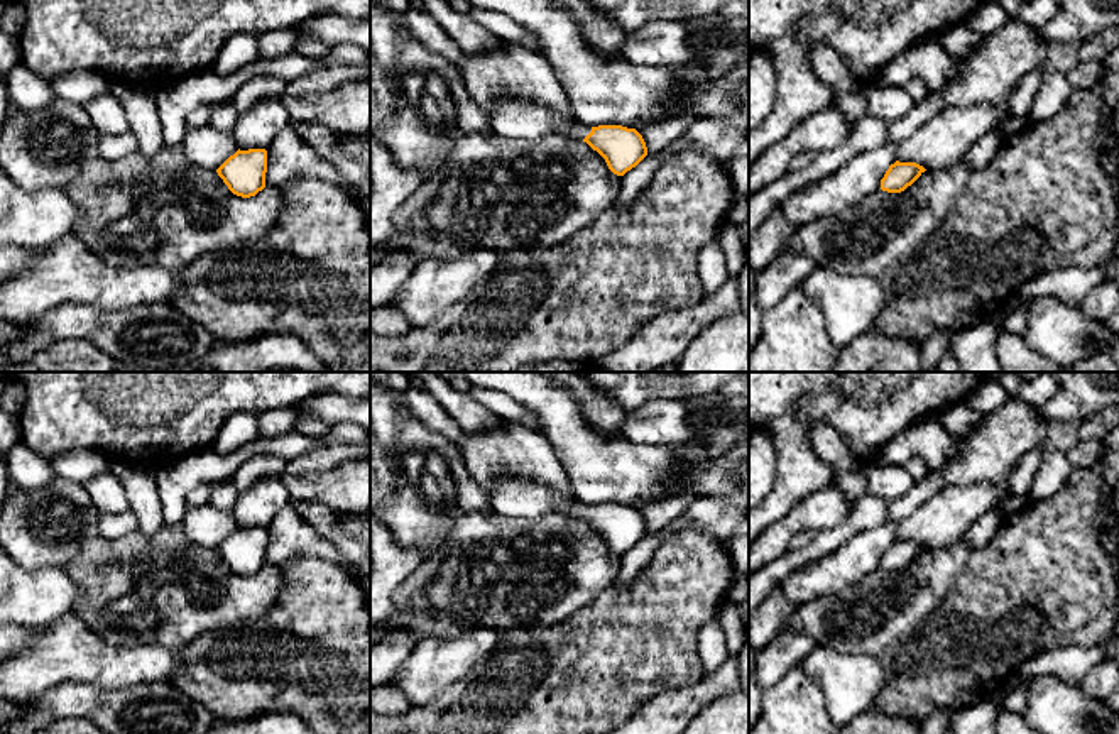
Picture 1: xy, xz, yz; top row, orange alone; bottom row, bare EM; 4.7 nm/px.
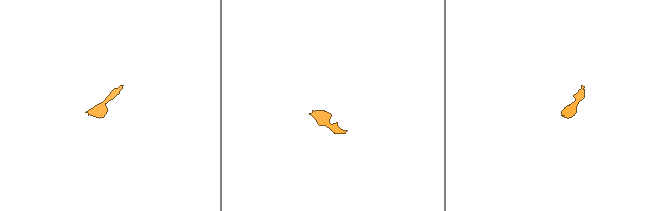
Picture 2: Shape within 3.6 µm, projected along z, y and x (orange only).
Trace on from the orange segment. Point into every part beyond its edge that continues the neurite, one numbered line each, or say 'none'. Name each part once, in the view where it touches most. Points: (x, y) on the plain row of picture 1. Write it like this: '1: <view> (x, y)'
1: xz (513, 498)

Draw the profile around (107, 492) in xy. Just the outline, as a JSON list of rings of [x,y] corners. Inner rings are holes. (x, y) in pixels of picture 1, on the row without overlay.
[[[113,472],[98,474],[85,487],[100,514],[132,512],[128,496]]]

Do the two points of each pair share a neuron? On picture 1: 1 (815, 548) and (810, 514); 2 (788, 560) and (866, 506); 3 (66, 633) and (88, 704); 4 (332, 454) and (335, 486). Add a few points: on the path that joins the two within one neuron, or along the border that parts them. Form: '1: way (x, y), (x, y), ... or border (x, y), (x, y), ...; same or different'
1: border (851, 509), (839, 523), (822, 526), (817, 531); different
2: way (808, 553), (849, 526); same
3: border (120, 687), (98, 689), (63, 682), (43, 694); different
4: border (352, 459), (325, 471), (294, 476); different

